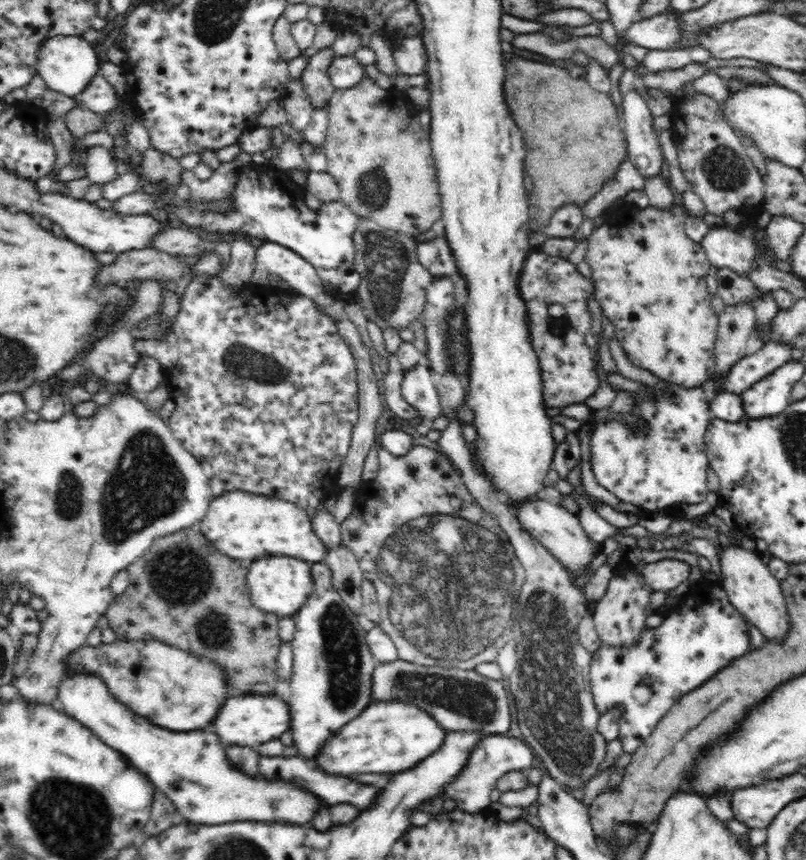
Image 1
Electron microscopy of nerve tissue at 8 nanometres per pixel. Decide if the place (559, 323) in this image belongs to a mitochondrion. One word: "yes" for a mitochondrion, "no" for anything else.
yes

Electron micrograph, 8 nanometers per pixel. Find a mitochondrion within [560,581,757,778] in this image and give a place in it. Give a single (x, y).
(646, 679)

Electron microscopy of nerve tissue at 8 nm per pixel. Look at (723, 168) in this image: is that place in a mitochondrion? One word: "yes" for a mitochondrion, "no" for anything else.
yes

